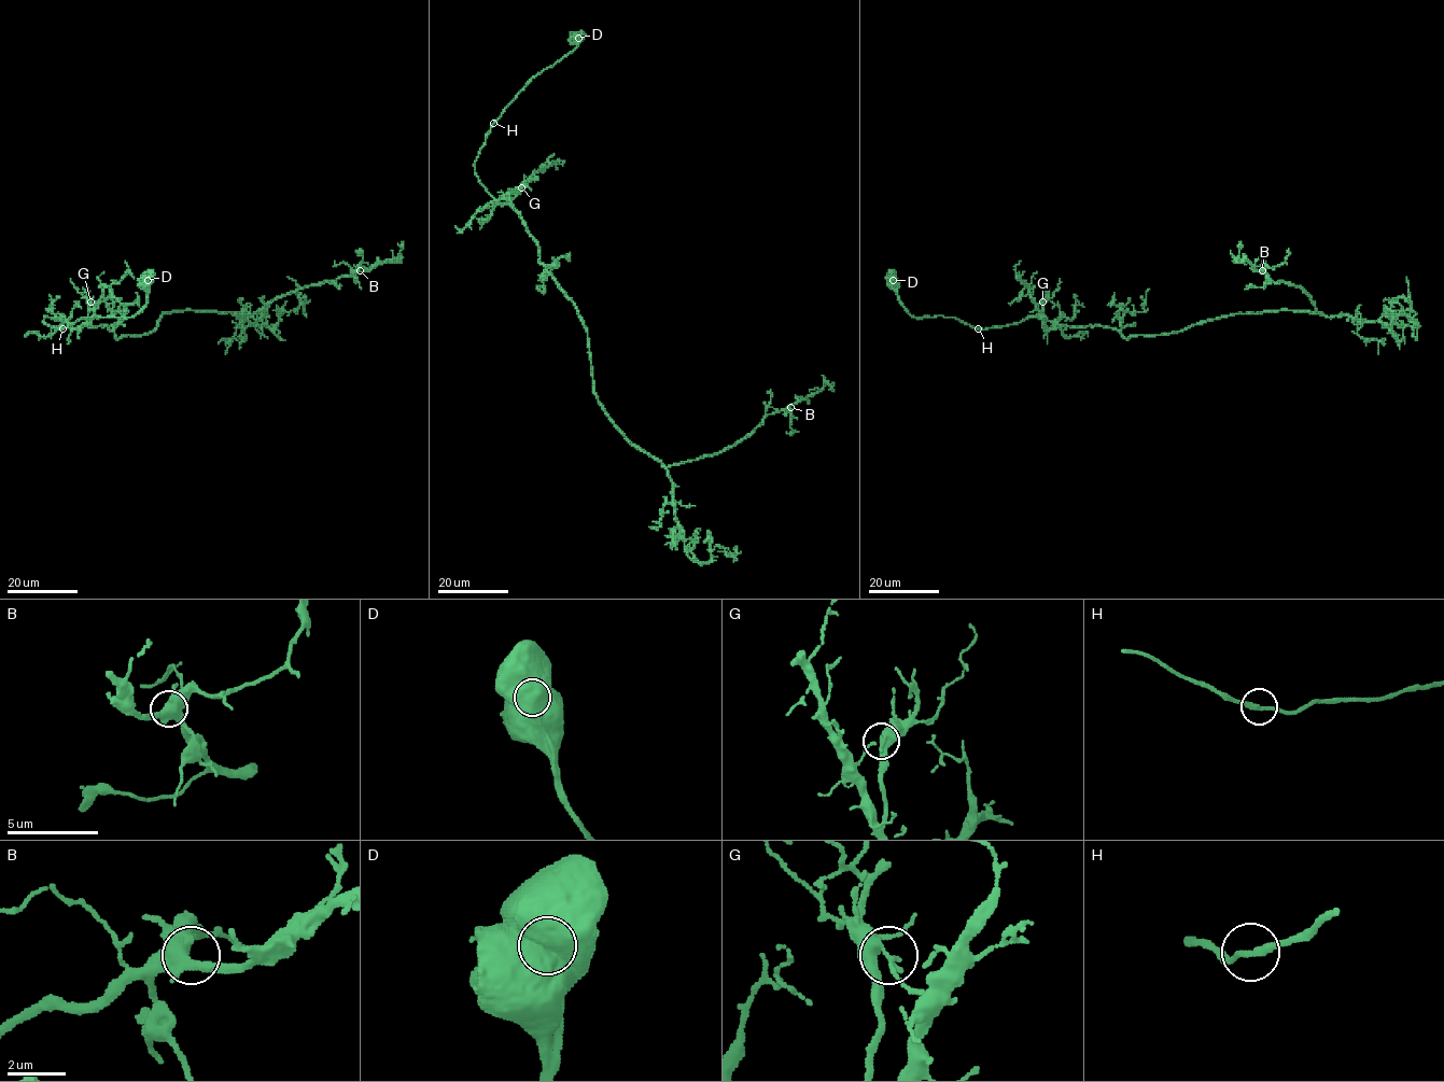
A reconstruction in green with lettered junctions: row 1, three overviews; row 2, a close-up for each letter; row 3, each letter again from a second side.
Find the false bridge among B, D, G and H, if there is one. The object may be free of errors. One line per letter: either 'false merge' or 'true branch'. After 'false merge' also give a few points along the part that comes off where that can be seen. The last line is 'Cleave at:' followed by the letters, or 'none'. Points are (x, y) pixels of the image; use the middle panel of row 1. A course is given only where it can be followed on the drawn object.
B: true branch
D: false merge | (578, 38), (577, 45), (570, 53)
G: true branch
H: true branch
Cleave at: D

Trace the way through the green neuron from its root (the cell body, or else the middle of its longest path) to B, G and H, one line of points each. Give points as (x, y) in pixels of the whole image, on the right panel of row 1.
B: (895, 283), (913, 317), (981, 329), (1035, 315), (1131, 338), (1235, 314), (1321, 313), (1300, 286), (1262, 270)
G: (895, 283), (913, 317), (956, 318), (981, 329), (1031, 315), (1053, 321), (1050, 327), (1042, 301)
H: (895, 283), (898, 300), (913, 317), (956, 318), (978, 328)

